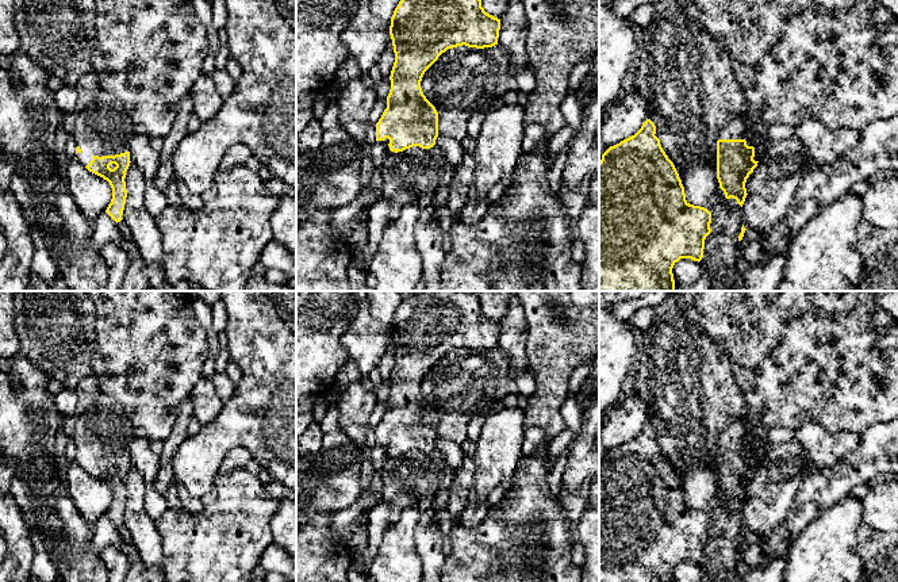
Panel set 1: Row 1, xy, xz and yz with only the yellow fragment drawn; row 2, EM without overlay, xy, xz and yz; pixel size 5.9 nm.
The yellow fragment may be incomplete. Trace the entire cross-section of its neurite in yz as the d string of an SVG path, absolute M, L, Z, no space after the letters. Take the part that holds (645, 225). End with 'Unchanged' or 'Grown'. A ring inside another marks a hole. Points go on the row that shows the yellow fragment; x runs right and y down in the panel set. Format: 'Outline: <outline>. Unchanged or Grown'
Outline: M646 119L634 135L610 146L599 161L599 291L675 291L674 265L680 259L691 259L699 263L703 257L705 240L711 233L711 212L705 207L690 204L686 200L684 187L679 173L655 134L655 123Z. Unchanged

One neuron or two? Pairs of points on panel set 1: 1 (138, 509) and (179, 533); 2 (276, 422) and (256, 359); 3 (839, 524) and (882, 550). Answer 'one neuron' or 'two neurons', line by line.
1: two neurons
2: one neuron
3: one neuron

